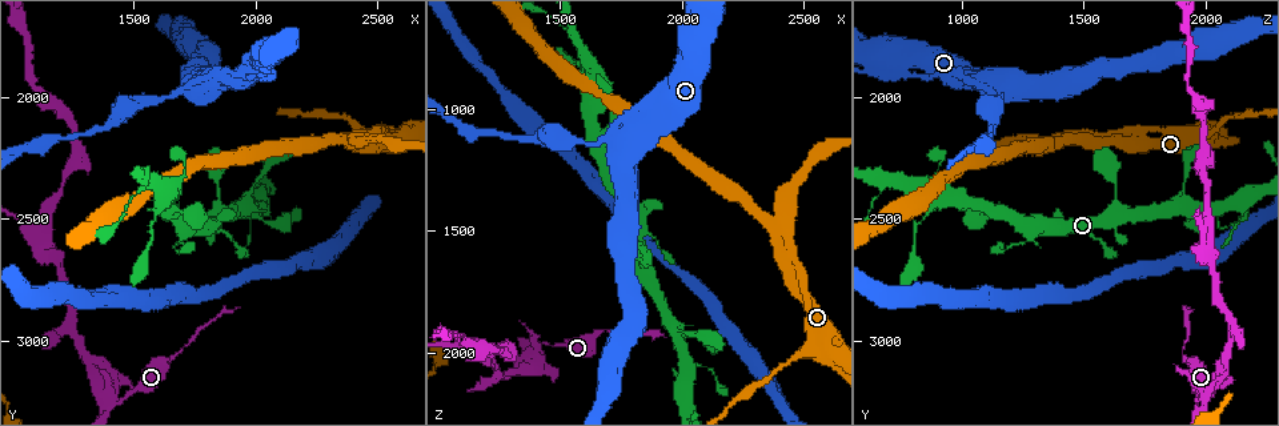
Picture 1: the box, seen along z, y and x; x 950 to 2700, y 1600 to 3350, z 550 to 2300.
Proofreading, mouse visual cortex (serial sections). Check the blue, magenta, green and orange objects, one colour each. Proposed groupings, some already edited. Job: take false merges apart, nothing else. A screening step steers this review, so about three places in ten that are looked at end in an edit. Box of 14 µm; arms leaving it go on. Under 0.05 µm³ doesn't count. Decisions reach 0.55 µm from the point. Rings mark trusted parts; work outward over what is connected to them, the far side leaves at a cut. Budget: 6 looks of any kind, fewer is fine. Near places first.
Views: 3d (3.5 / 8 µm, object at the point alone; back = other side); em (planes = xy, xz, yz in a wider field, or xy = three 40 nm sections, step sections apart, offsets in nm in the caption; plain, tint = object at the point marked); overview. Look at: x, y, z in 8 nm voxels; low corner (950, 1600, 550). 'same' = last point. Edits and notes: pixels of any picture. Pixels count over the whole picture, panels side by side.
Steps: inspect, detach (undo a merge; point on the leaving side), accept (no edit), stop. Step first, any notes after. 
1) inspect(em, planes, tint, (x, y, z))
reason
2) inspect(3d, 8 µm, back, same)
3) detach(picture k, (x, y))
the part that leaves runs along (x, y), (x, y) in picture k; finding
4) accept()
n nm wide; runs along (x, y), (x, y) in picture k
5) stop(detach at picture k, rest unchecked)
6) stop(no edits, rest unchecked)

inspect(3d, 3.5 µm, (2500, 2140, 1730))

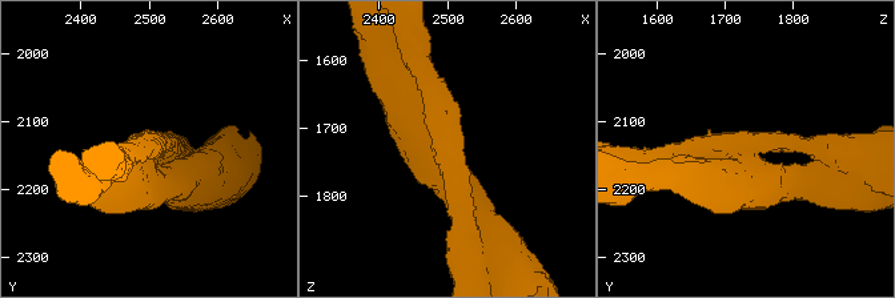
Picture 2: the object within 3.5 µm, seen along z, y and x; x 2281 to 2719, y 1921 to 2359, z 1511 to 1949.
inspect(em, xy, step 1, tint, (2505, 2130, 1720))

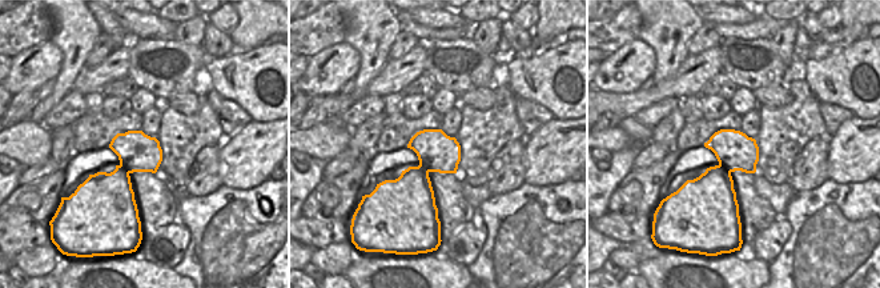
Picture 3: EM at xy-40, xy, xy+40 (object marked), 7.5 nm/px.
inspect(em, xy, step 3, tint, same)
another direction

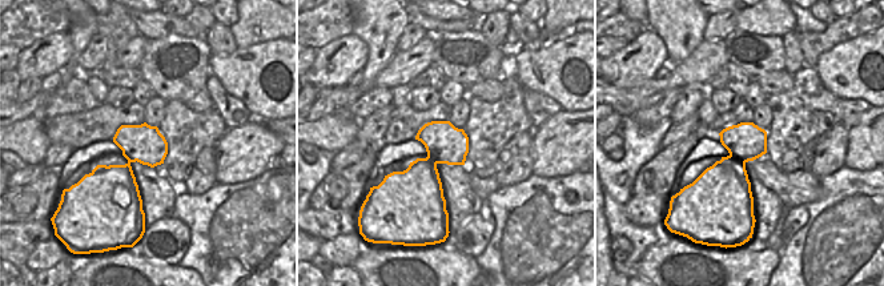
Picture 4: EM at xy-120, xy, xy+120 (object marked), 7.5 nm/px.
accept()
runs along (789, 184), (671, 158) in picture 2; one cell here

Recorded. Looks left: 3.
inspect(3d, 3.5 µm, (1420, 3280, 1960))
three-way junction

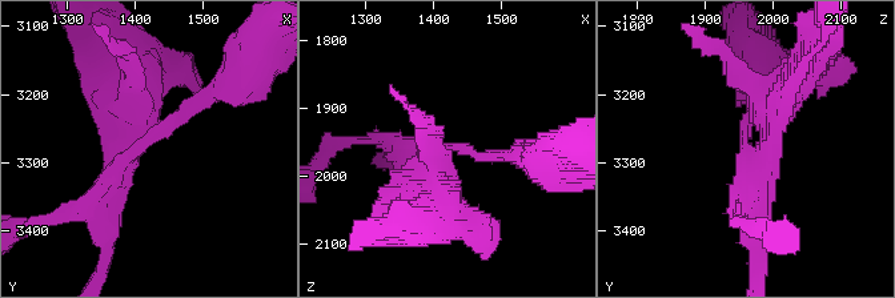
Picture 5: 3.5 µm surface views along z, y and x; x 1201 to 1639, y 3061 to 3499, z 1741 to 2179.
inspect(em, xy, step 2, tint, (1415, 3275, 1955))

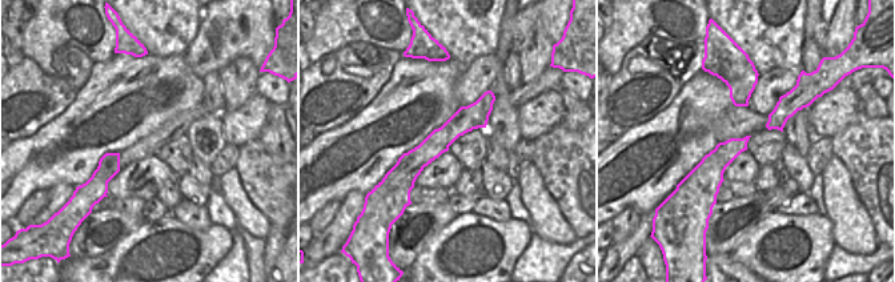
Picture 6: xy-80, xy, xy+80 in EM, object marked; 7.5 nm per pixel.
detach(picture 5, (63, 218))
190 nm wide; border along (404, 165), (408, 184), (386, 194) in picture 6; a second cell is stuck on

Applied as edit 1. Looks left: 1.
stop(detach at picture 5, rest unchecked)

